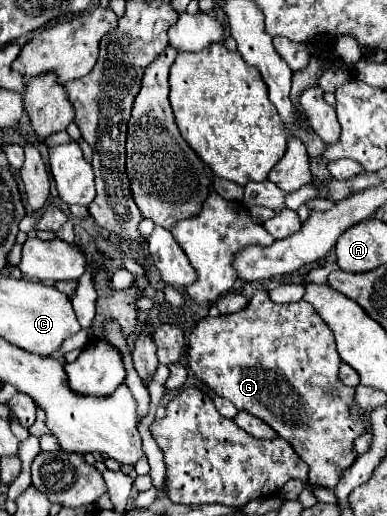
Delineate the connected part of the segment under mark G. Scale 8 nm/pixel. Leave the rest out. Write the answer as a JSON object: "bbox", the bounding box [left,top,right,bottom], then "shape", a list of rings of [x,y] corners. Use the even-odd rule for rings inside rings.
{"bbox":[190,289,368,489],"shape":[[[258,289],[248,307],[232,315],[204,317],[190,335],[190,369],[218,395],[234,403],[238,411],[248,411],[268,423],[292,449],[308,463],[308,483],[334,489],[342,479],[342,473],[354,465],[358,453],[354,439],[368,431],[368,415],[362,413],[354,401],[354,387],[344,385],[338,379],[340,355],[332,331],[316,309],[306,303],[274,303],[266,289]]]}

